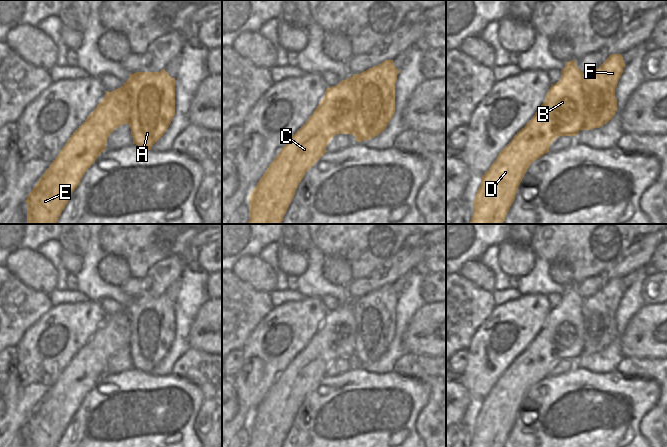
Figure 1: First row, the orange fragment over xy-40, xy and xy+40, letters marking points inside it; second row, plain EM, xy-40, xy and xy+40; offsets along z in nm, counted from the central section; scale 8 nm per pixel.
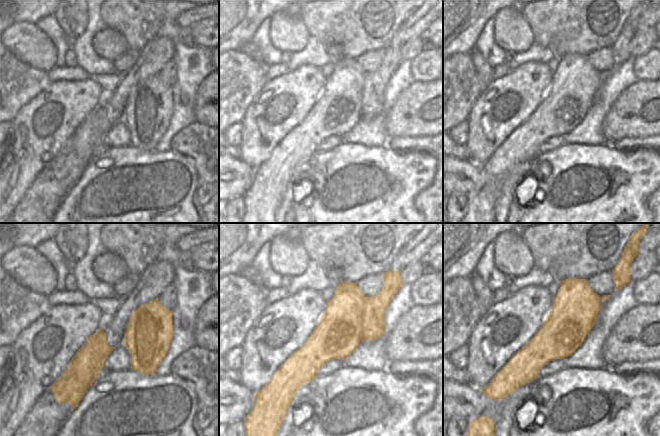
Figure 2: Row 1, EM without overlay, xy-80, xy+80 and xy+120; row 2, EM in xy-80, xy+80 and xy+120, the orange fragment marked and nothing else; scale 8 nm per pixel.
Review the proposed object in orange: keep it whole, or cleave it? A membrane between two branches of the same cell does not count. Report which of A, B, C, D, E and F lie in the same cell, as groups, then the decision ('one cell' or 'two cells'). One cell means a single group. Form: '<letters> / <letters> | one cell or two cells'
A F / B C D E | two cells

